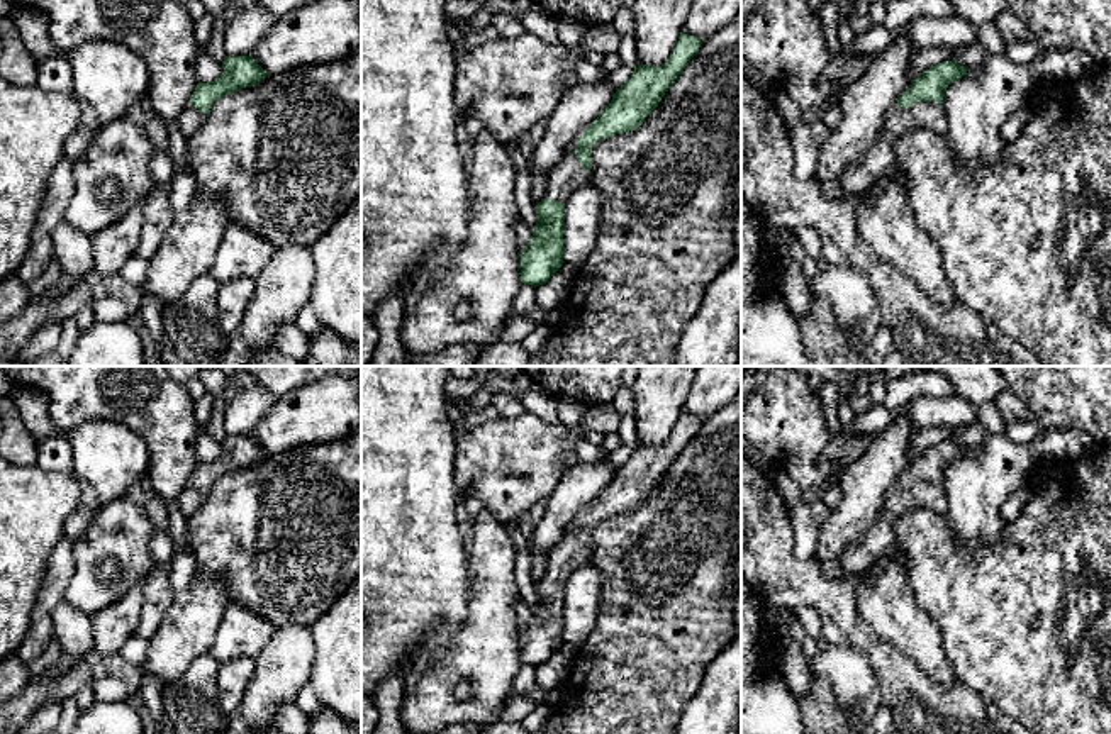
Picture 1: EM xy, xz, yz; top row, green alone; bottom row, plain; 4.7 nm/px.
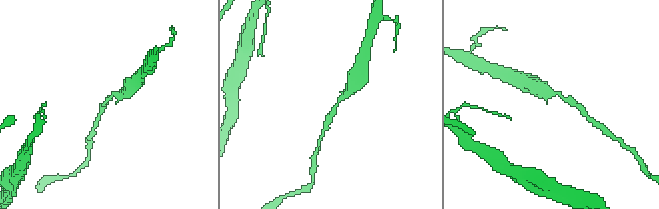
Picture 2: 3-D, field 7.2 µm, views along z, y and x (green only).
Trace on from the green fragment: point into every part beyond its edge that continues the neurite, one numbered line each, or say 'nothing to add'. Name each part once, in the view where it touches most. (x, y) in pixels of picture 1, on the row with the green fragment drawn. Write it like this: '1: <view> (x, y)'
1: yz (879, 160)

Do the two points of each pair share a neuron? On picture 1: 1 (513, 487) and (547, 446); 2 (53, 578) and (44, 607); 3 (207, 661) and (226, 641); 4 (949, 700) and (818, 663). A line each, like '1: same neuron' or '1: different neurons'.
1: same neuron
2: same neuron
3: different neurons
4: different neurons

